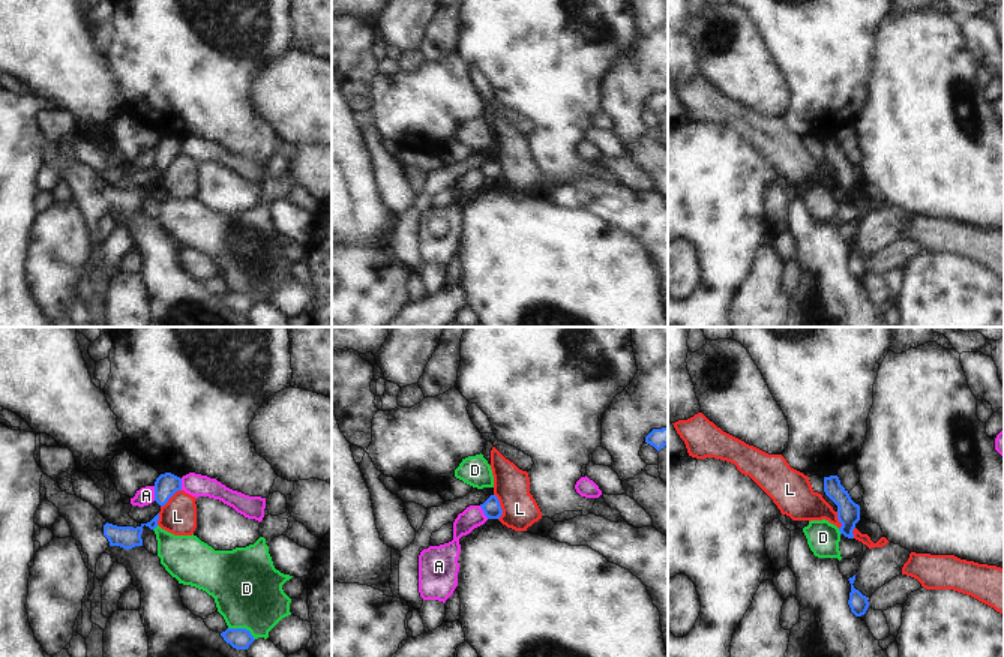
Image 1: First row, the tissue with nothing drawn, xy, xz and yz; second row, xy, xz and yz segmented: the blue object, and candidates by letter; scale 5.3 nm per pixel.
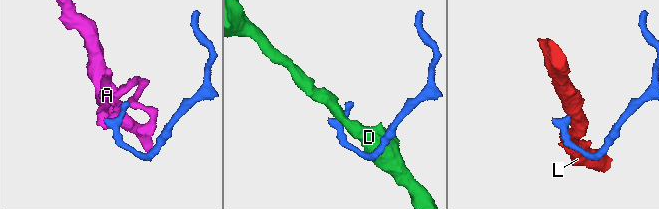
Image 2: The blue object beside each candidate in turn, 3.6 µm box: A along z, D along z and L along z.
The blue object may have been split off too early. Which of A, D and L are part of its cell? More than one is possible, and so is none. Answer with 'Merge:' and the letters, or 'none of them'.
Merge: none of them

